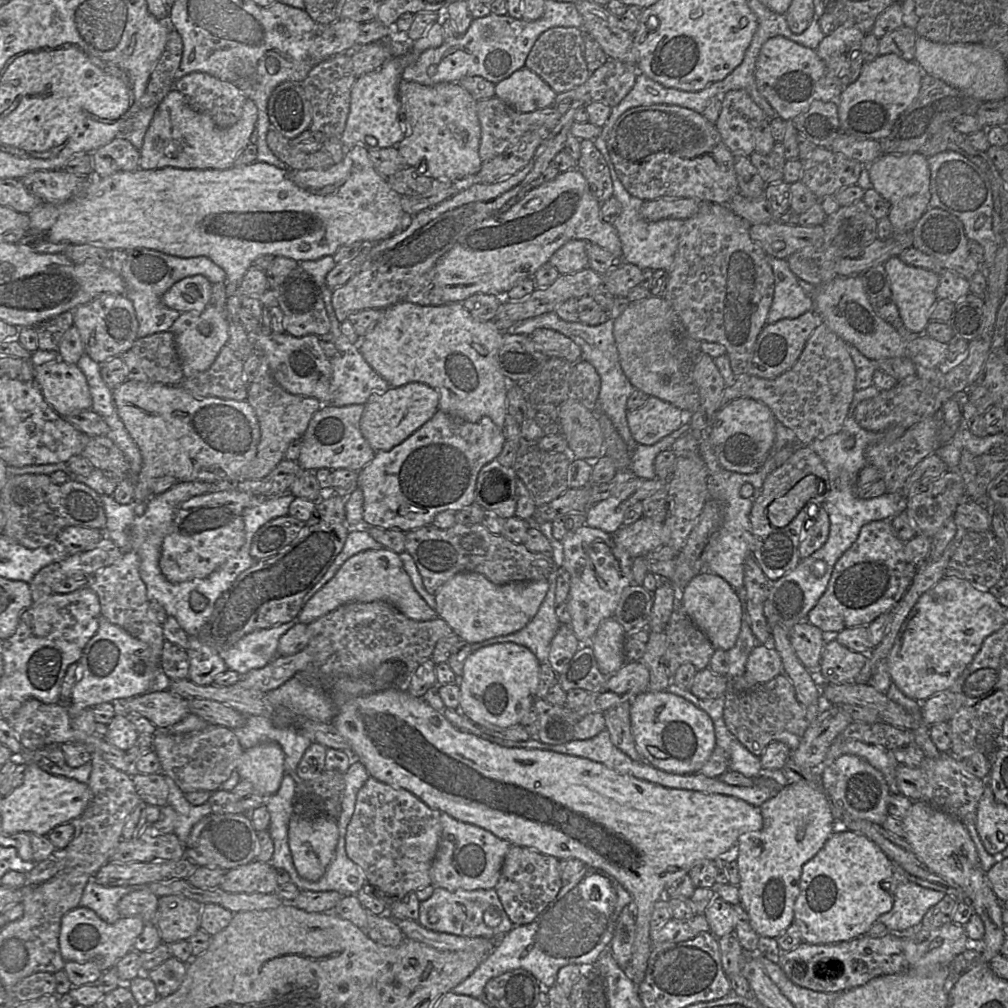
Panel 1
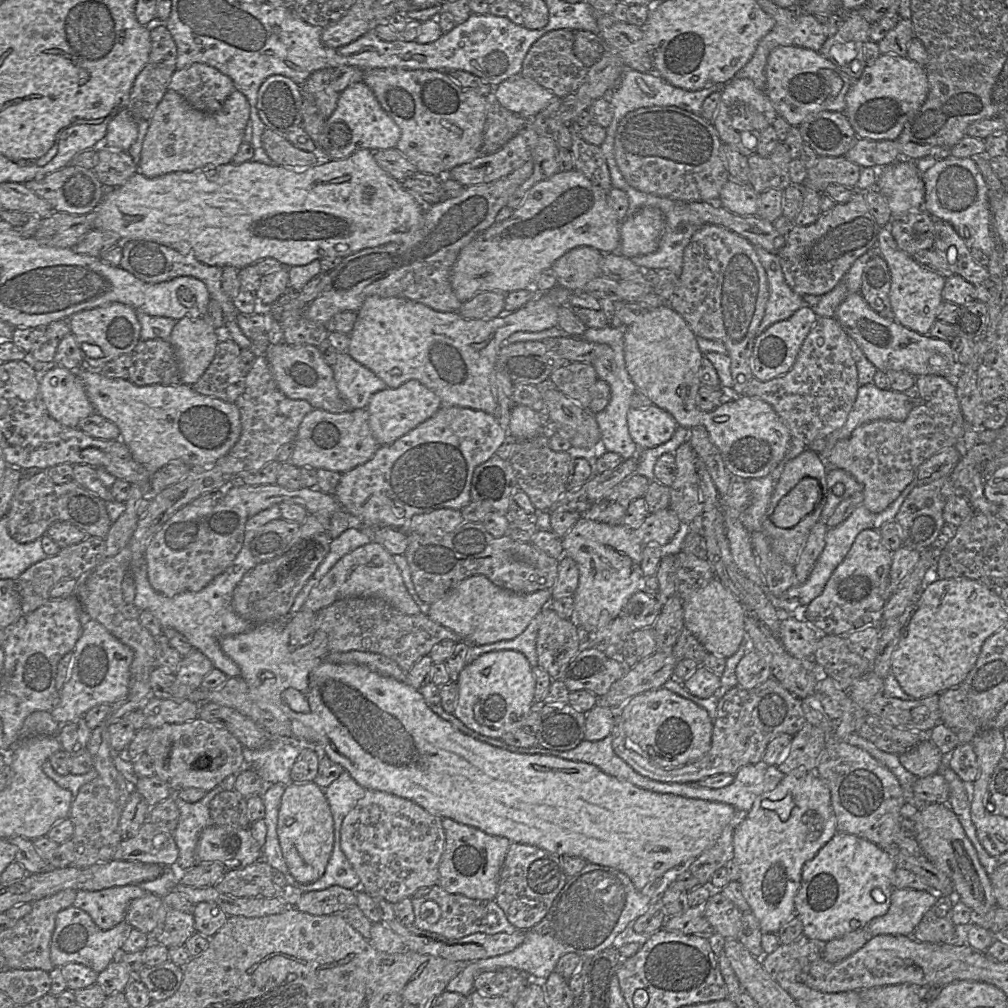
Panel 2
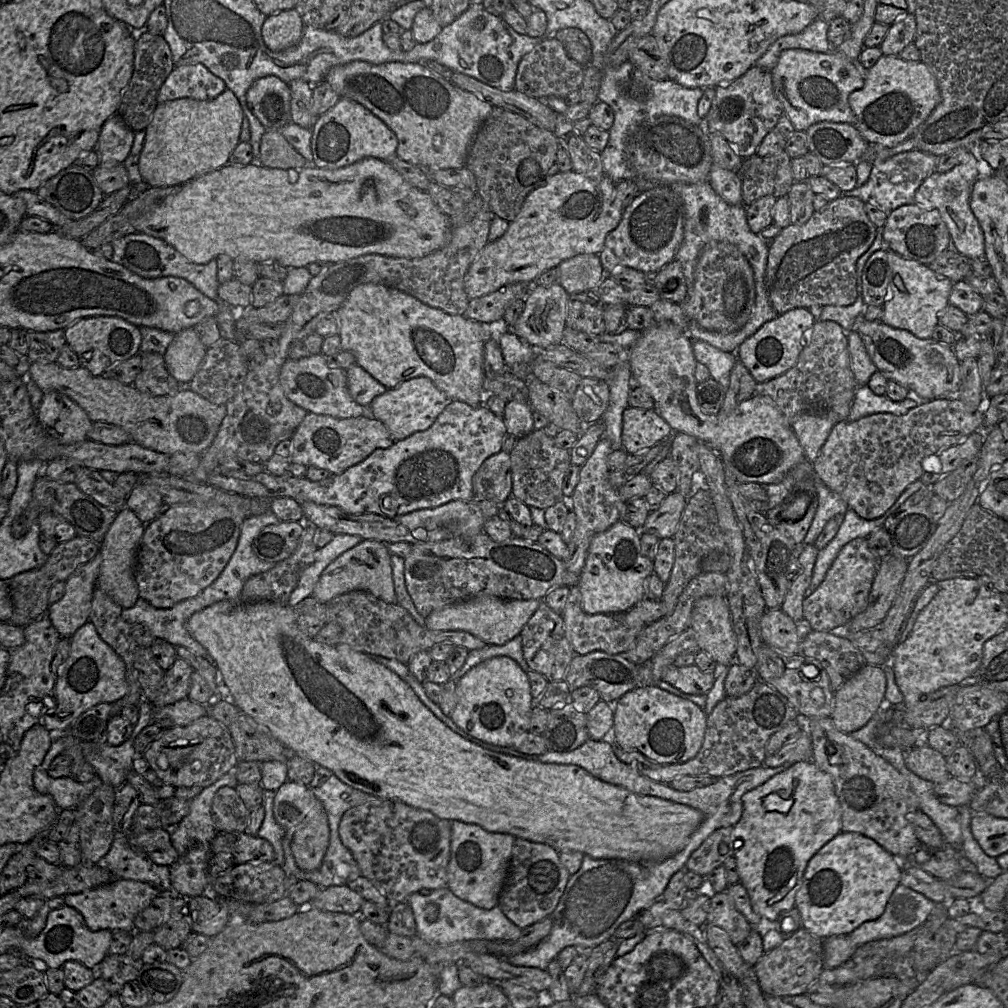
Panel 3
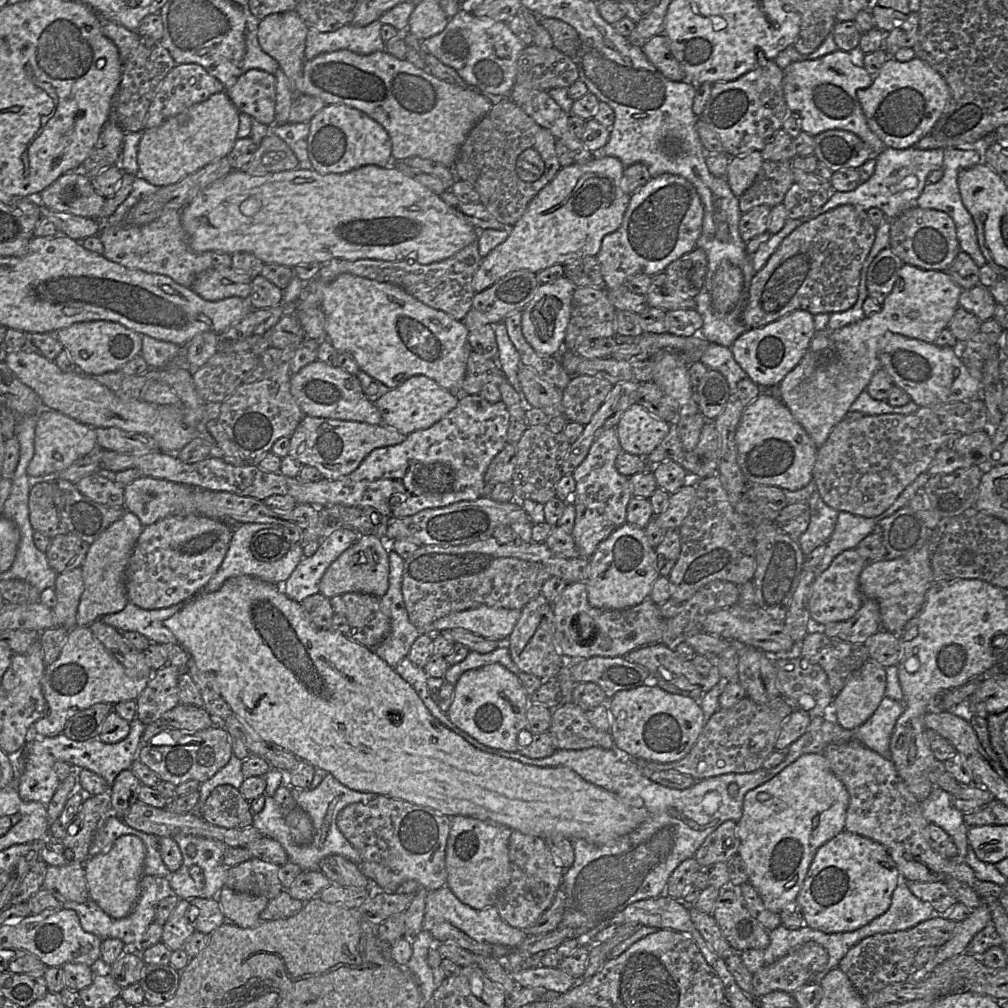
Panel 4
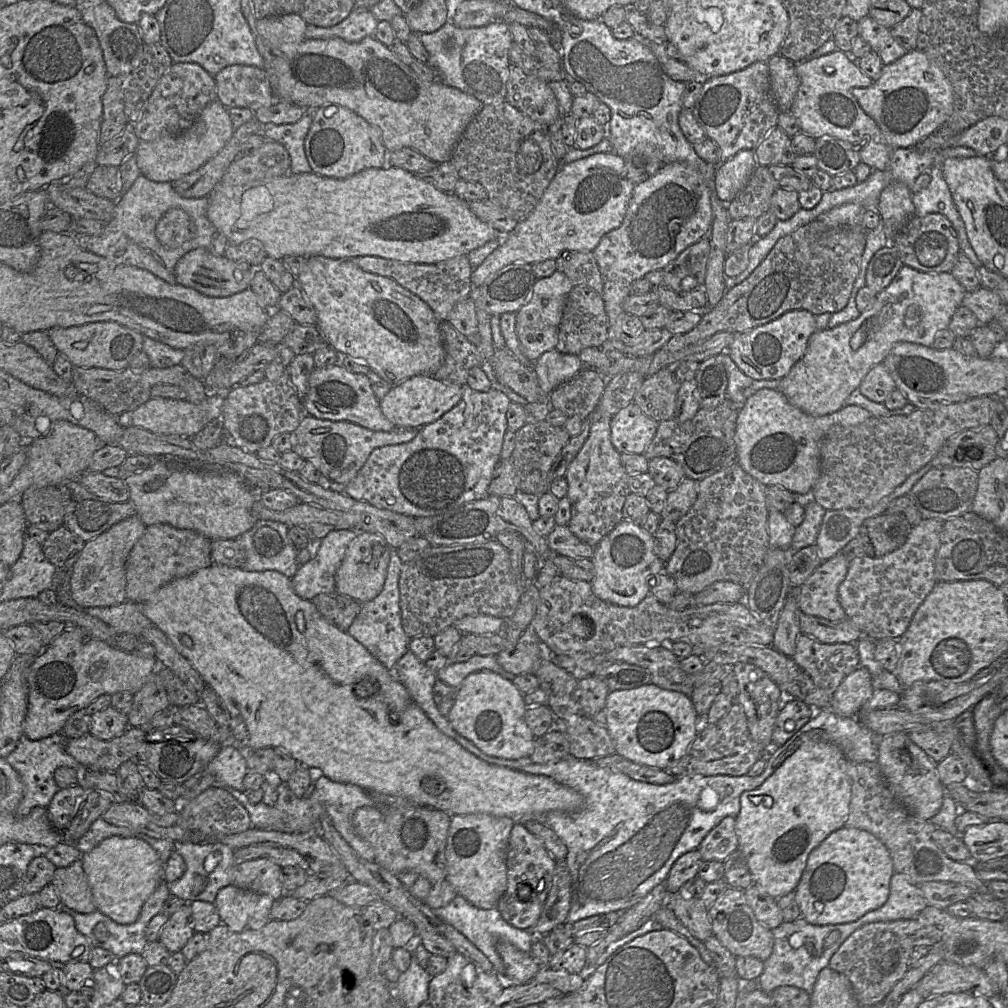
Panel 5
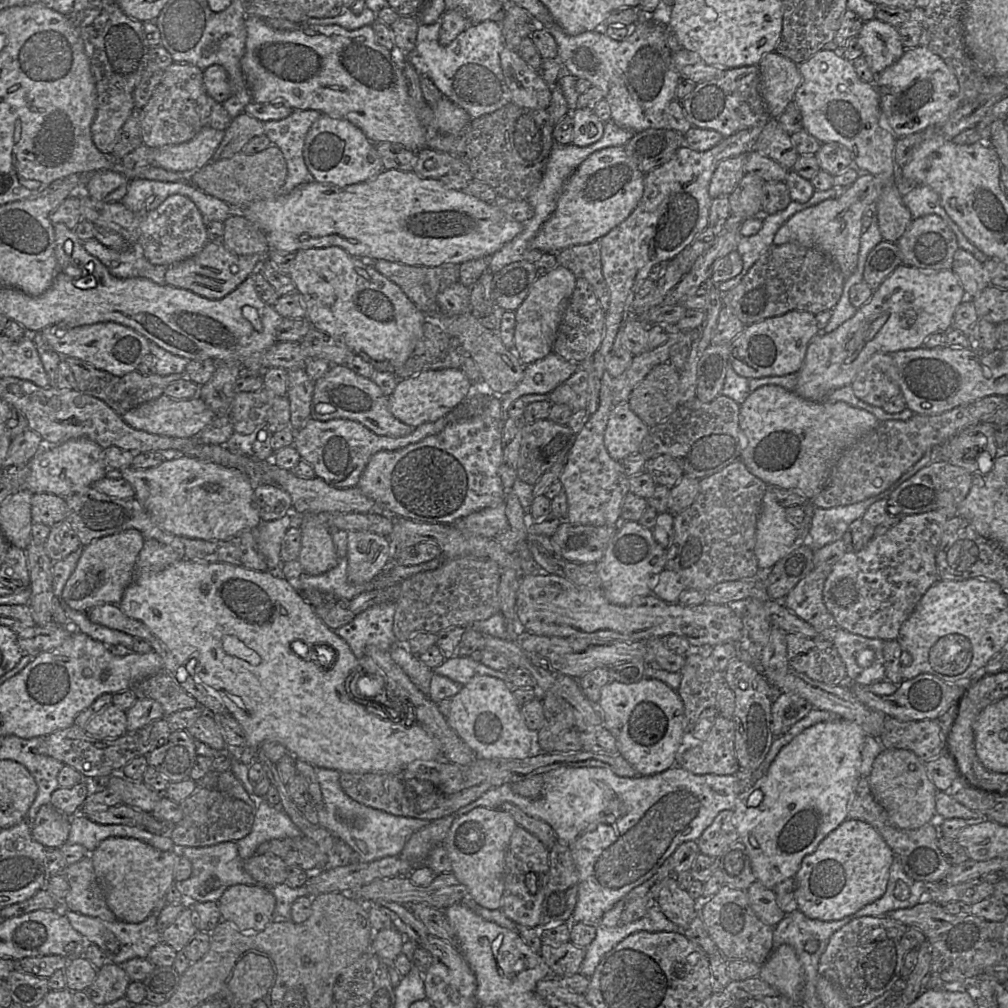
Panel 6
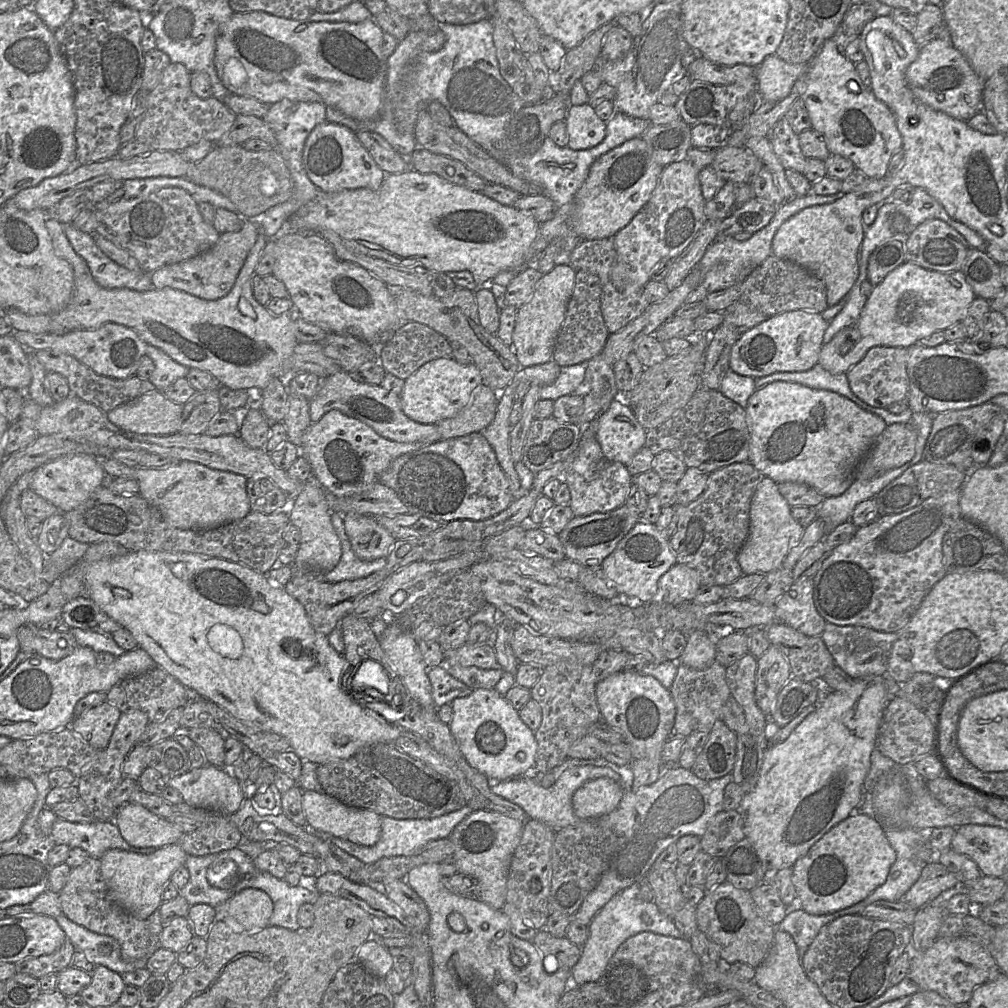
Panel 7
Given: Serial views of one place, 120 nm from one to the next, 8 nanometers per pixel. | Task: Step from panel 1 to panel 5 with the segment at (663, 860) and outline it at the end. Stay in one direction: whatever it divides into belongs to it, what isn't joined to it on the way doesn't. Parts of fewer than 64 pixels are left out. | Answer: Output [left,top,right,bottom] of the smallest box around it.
[142,564,584,823]

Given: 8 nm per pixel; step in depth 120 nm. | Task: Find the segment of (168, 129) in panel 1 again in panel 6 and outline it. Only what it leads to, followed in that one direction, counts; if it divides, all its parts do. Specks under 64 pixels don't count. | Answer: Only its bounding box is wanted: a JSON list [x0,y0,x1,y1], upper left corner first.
[151,127,224,172]

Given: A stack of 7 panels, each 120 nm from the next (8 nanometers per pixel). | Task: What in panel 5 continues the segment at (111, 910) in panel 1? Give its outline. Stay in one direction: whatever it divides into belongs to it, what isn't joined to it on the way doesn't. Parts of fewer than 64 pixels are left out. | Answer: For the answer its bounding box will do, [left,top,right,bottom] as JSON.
[60,881,169,958]

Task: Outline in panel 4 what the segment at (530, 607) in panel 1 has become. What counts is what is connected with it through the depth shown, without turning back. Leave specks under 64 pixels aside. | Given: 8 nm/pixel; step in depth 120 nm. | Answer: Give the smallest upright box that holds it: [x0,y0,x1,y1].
[431,605,521,643]

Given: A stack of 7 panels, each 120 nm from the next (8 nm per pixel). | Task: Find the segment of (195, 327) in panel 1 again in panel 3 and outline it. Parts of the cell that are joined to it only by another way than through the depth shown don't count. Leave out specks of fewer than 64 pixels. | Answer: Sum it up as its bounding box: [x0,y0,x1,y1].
[165,328,207,386]

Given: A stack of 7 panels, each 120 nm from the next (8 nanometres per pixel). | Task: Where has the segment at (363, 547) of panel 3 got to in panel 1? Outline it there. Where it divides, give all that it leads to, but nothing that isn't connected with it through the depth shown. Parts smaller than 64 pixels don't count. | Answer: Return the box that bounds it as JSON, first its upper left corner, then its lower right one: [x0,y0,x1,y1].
[298,549,438,625]

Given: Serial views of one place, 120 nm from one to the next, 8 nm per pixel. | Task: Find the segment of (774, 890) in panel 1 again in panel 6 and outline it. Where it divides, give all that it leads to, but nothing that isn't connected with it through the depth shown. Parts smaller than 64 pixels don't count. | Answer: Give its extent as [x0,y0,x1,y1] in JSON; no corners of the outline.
[734,718,866,890]

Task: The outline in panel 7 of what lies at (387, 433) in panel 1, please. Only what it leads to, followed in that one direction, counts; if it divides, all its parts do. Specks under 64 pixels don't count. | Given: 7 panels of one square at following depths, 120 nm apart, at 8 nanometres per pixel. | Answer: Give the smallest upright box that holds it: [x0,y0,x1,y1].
[400,358,481,424]

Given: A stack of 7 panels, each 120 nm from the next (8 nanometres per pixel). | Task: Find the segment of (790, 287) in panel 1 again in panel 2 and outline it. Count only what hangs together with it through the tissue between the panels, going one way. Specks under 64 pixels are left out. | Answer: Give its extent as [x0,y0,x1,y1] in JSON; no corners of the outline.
[754,246,821,336]

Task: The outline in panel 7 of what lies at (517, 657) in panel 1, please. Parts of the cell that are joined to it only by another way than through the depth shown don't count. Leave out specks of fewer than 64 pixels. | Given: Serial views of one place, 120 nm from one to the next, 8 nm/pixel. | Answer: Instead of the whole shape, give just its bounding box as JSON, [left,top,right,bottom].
[448,688,537,781]

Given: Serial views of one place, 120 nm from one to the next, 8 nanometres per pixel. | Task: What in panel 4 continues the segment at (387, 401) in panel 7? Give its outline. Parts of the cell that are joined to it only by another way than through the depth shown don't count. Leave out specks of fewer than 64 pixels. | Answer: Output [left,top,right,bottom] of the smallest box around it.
[291,360,383,424]

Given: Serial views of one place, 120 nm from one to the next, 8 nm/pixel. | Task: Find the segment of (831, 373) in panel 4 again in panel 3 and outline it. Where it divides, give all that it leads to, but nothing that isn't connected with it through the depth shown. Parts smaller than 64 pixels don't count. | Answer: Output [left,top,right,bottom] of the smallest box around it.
[791,249,953,463]

